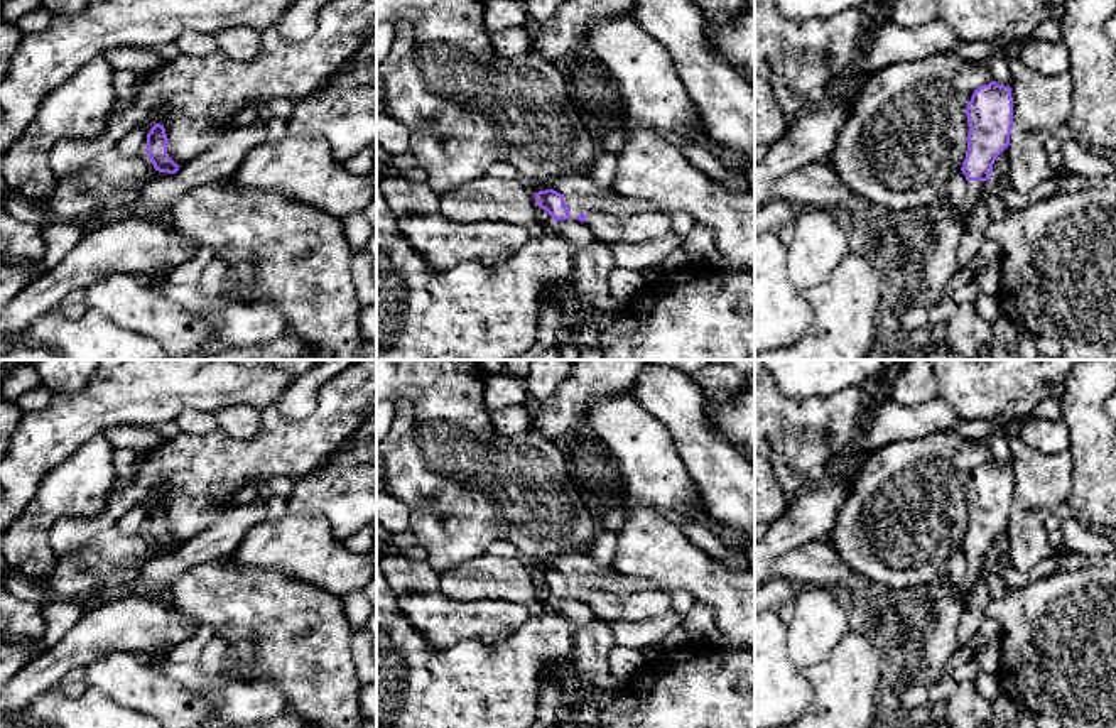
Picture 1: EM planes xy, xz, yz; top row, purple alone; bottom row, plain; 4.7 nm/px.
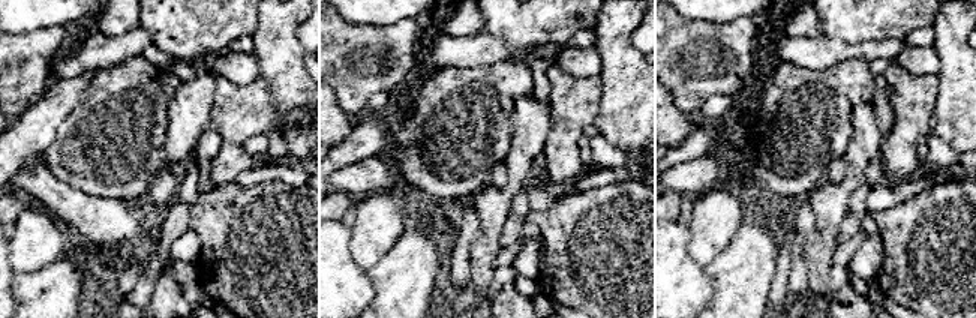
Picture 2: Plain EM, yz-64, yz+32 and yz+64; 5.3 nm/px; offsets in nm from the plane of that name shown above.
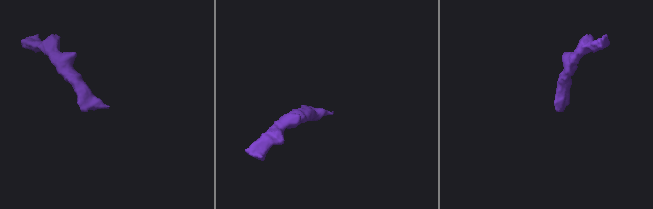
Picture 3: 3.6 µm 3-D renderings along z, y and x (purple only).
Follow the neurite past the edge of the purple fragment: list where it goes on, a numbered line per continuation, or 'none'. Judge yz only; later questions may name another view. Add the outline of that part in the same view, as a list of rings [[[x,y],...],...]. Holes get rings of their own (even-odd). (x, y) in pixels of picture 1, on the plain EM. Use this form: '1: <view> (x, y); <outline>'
1: yz (949, 600); [[[967,559],[966,576],[959,584],[940,578],[930,586],[934,622],[924,637],[927,684],[944,677],[949,659],[959,649],[957,628],[971,588],[983,578],[989,559]]]

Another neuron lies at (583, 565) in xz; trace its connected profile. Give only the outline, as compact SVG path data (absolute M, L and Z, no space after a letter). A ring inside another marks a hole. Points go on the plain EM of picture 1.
M559 556L547 564L528 562L534 571L554 568L564 574L616 574L611 564L599 564L594 559L581 556Z

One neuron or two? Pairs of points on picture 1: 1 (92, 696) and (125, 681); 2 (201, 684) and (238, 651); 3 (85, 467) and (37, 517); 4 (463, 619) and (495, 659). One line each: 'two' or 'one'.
1: two
2: two
3: one
4: two

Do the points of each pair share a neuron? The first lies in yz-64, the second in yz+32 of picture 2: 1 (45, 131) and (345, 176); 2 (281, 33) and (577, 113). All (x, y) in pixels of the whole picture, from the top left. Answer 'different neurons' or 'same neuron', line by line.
1: different neurons
2: different neurons

